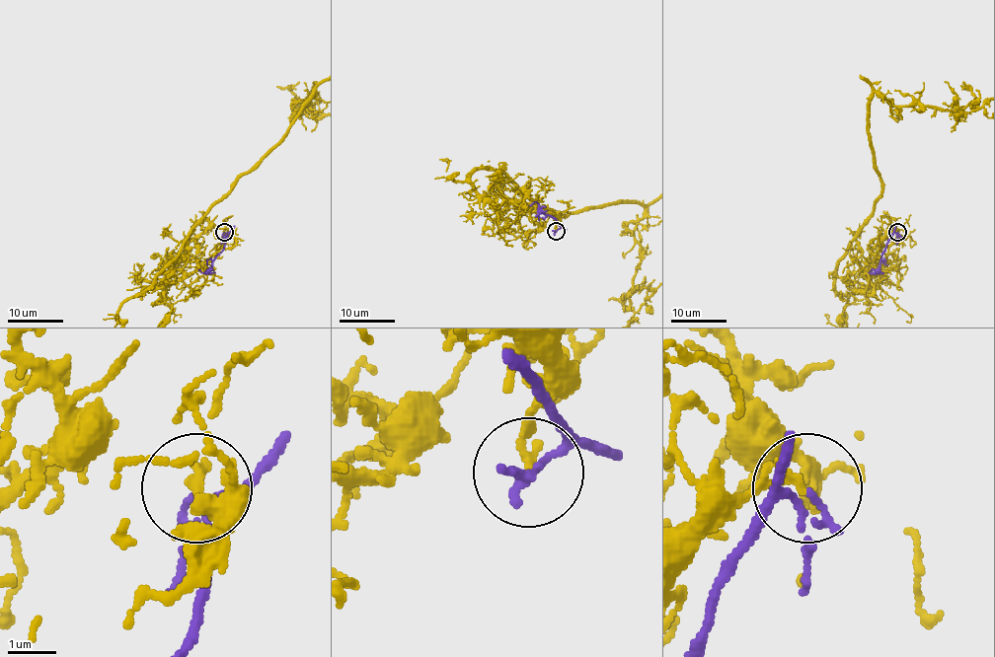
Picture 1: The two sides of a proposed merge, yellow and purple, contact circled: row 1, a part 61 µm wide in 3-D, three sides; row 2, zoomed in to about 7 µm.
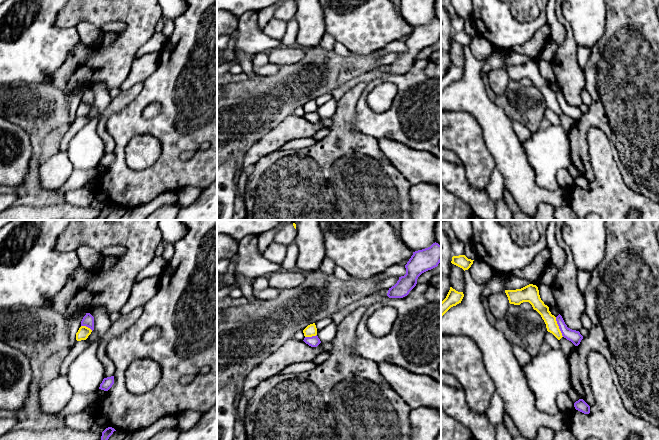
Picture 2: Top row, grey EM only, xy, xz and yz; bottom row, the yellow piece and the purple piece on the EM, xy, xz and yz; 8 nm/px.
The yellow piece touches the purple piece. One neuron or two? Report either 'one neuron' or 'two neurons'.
two neurons

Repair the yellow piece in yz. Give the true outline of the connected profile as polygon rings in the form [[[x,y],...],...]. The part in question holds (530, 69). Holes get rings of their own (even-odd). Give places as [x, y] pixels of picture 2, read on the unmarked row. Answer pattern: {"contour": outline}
{"contour": [[[529,60],[521,65],[505,66],[509,79],[520,81],[523,78],[529,78],[544,96],[547,107],[552,109],[558,116],[563,112],[556,97],[556,93],[551,90],[549,83],[544,80],[539,71],[536,61]]]}

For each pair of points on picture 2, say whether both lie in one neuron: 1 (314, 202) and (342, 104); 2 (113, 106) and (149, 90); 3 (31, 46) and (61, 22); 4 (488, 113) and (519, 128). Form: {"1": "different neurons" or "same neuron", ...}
{"1": "same neuron", "2": "different neurons", "3": "different neurons", "4": "different neurons"}

